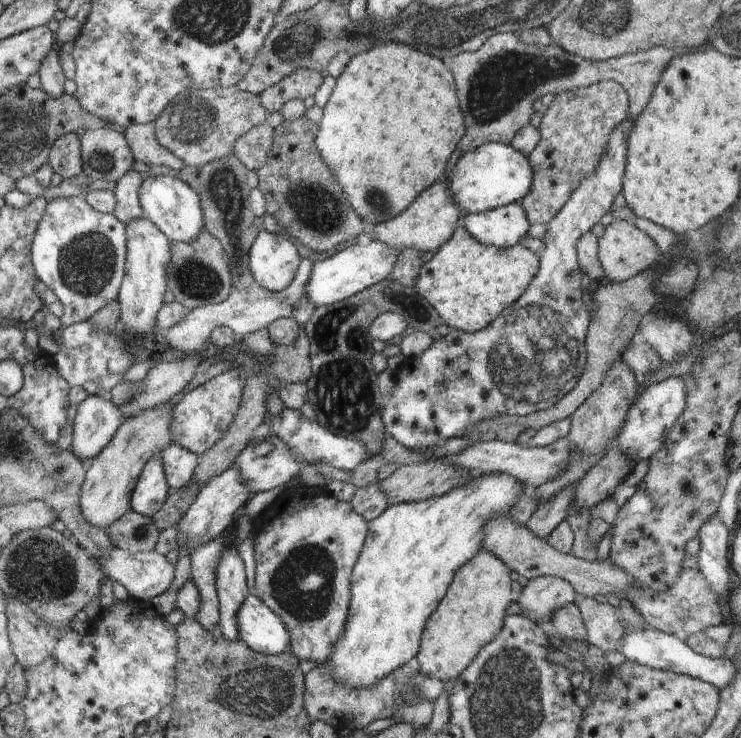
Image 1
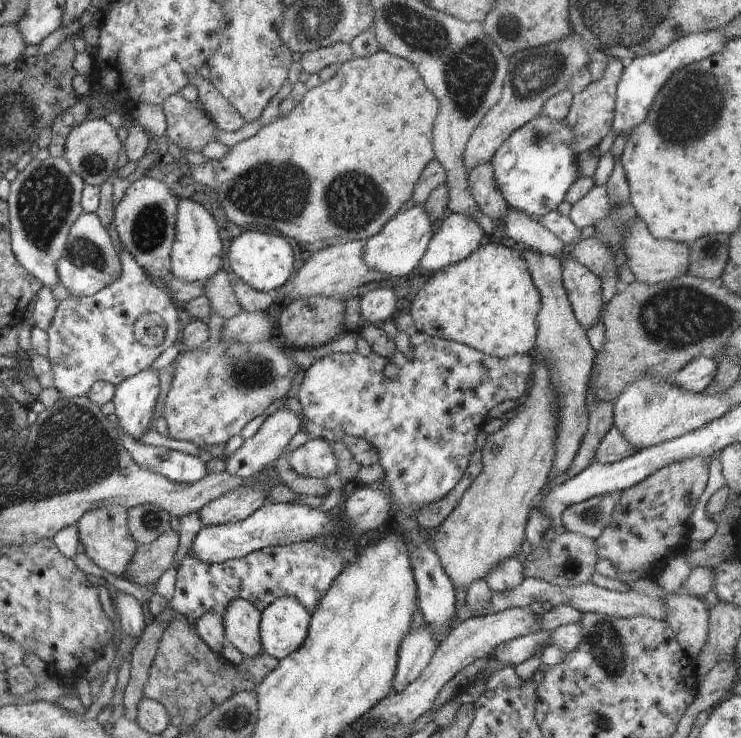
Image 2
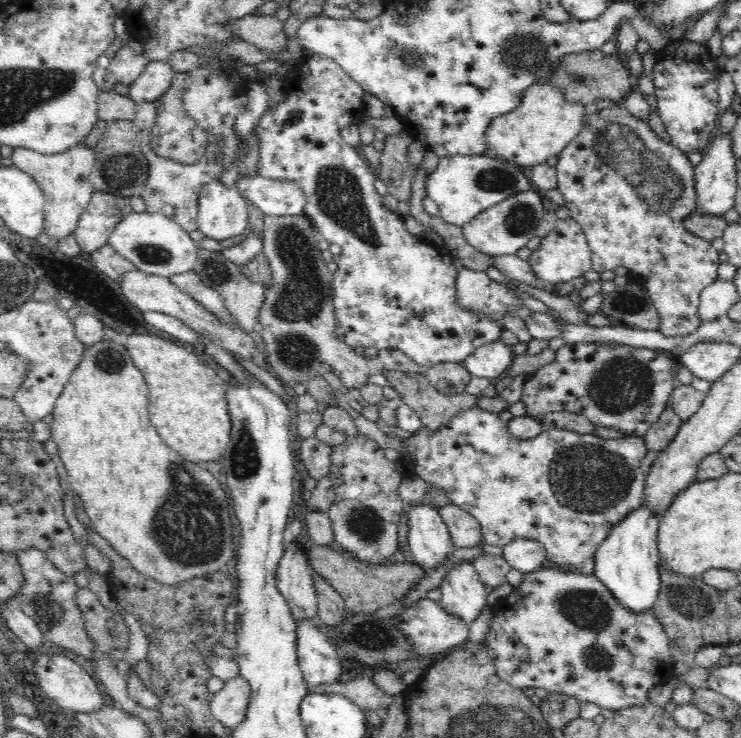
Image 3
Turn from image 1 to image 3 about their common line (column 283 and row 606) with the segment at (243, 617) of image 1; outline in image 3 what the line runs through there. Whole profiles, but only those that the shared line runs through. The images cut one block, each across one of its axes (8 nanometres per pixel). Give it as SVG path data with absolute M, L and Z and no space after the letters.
M646 502L632 510L622 522L610 530L608 538L600 544L594 556L596 576L610 588L616 600L634 612L652 610L658 602L658 594L662 588L662 576L658 566L658 516L648 508Z

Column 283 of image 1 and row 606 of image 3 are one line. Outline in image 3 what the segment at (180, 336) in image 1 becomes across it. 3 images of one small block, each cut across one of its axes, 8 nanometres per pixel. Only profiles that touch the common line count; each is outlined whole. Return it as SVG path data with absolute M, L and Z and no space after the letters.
M284 550L282 558L278 560L278 566L276 566L276 588L278 592L286 598L296 622L300 620L312 620L314 616L318 616L318 592L316 592L316 586L314 586L314 578L312 578L312 568L310 564L306 562L308 556L296 552L296 550Z

